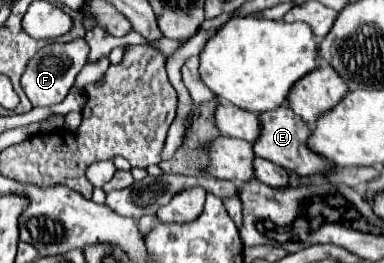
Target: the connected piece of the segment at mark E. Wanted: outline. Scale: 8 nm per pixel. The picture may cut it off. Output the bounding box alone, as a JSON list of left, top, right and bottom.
[253,103,335,175]

